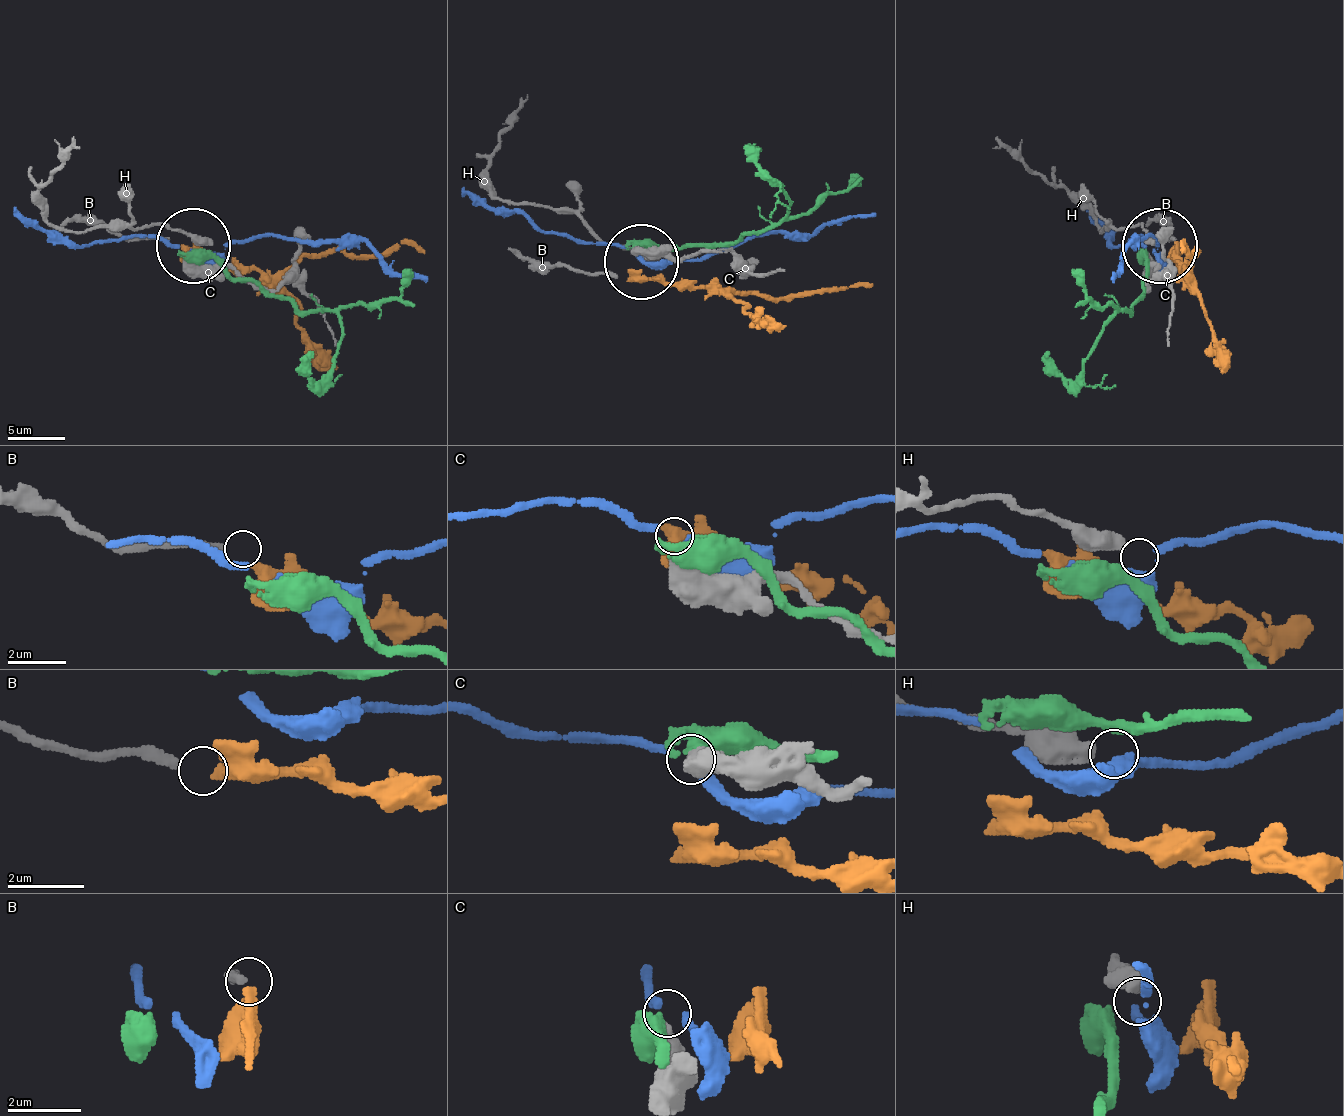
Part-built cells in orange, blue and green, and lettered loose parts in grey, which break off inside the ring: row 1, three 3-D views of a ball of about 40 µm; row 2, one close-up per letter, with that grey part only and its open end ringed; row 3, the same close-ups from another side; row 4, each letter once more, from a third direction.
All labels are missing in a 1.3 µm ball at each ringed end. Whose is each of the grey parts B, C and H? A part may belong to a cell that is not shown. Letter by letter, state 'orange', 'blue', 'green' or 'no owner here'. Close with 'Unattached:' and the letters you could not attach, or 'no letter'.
B: orange
C: no owner here
H: no owner here
Unattached: C, H

